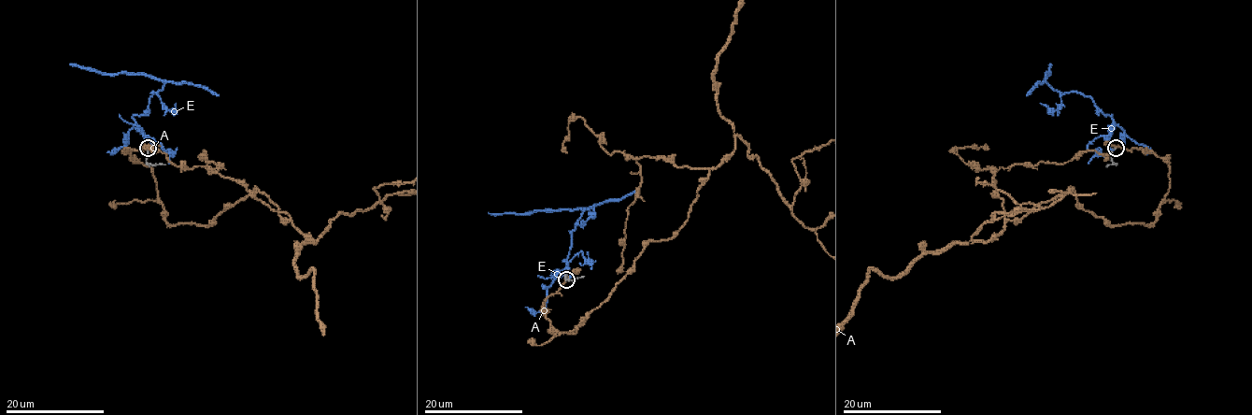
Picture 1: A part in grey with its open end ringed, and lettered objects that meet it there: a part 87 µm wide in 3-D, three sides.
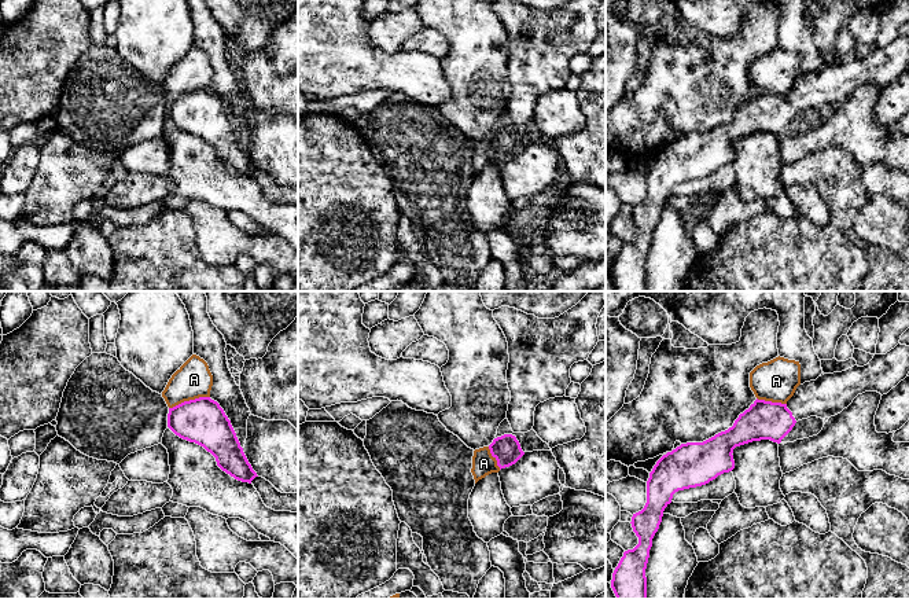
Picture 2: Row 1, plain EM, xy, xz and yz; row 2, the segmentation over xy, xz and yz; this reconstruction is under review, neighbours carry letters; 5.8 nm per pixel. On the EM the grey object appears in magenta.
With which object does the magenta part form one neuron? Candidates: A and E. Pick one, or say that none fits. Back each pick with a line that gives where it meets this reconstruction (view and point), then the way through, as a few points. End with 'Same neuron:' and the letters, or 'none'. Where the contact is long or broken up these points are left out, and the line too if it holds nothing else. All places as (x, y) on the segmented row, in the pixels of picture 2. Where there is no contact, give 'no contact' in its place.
Same neuron: none

